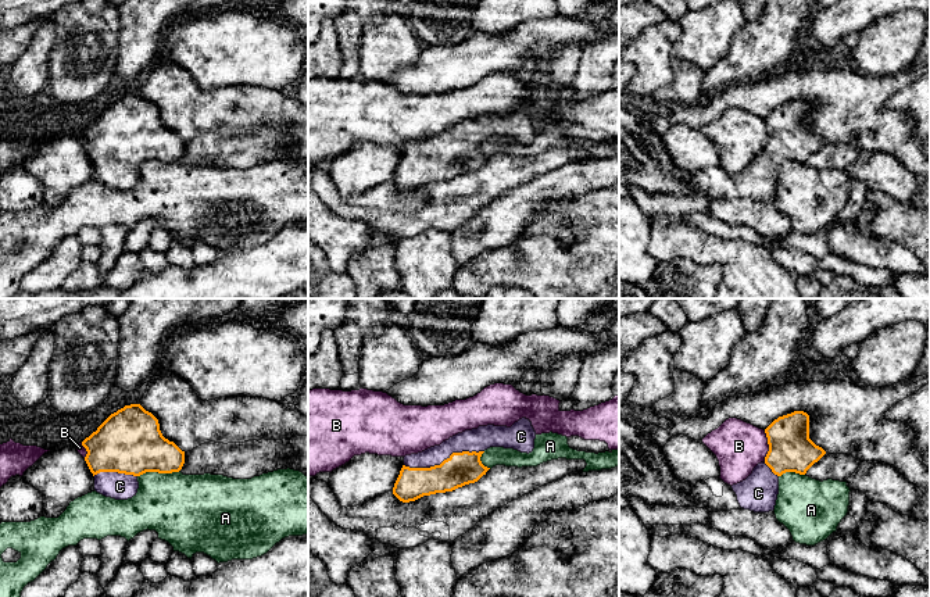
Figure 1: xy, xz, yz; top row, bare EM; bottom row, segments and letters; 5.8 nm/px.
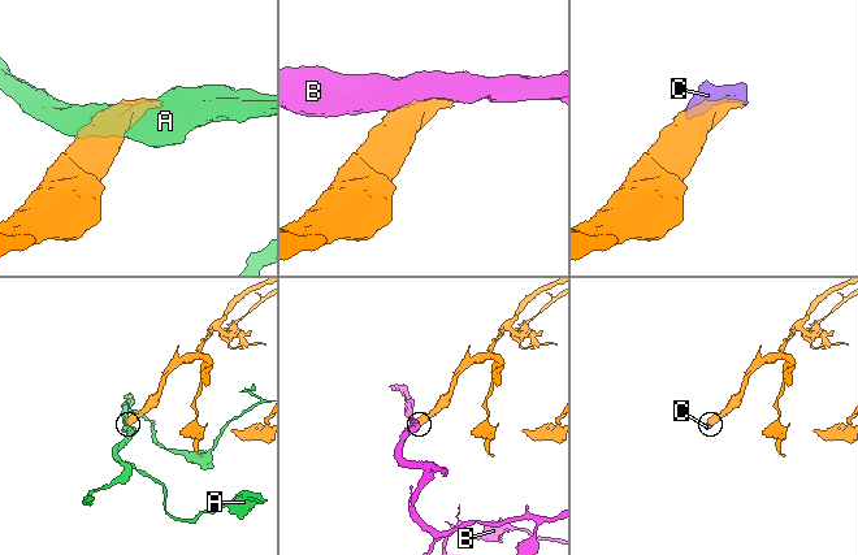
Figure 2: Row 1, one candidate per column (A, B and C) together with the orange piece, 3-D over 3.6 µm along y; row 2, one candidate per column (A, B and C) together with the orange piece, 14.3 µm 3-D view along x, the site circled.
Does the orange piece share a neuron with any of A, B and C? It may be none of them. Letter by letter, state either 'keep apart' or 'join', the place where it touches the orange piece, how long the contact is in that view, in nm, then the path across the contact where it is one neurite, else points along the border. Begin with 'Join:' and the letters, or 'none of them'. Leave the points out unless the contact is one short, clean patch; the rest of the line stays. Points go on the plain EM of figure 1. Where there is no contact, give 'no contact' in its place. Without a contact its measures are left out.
Join: C
A: keep apart; meets orange in xy at (158, 161); contact 260 nm long
B: keep apart; meets orange in yz at (769, 135); contact 180 nm long
C: join; meets orange in xz at (444, 149); contact 480 nm long

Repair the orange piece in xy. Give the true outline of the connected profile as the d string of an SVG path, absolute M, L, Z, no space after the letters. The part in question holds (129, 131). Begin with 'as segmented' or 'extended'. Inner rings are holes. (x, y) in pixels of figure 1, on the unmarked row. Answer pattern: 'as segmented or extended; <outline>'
extended; M140 93L125 94L111 103L82 135L87 140L85 150L94 165L94 179L115 189L136 185L140 164L179 161L185 153L185 140L162 125L158 108Z

